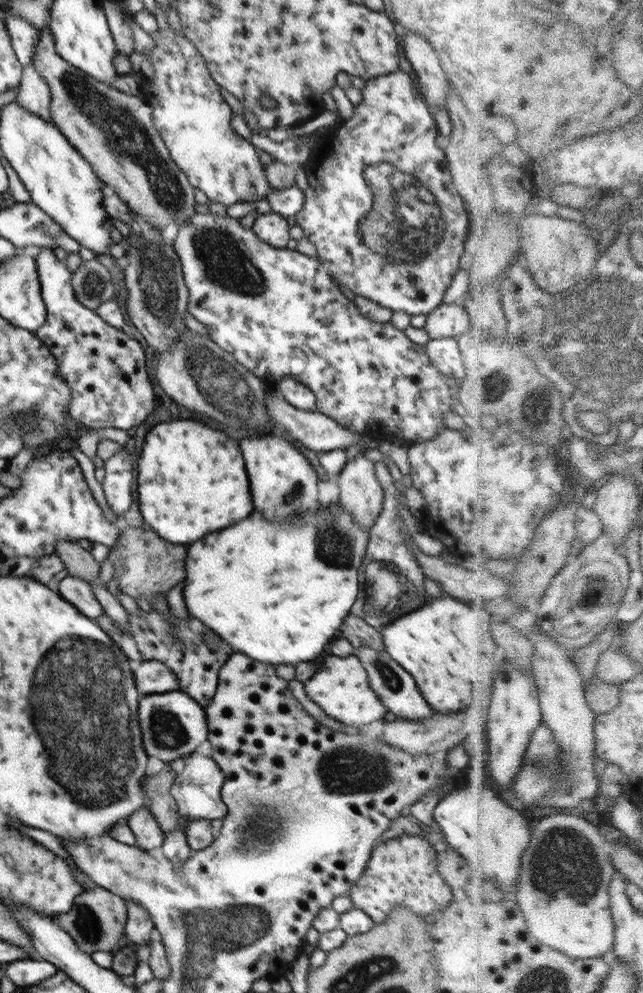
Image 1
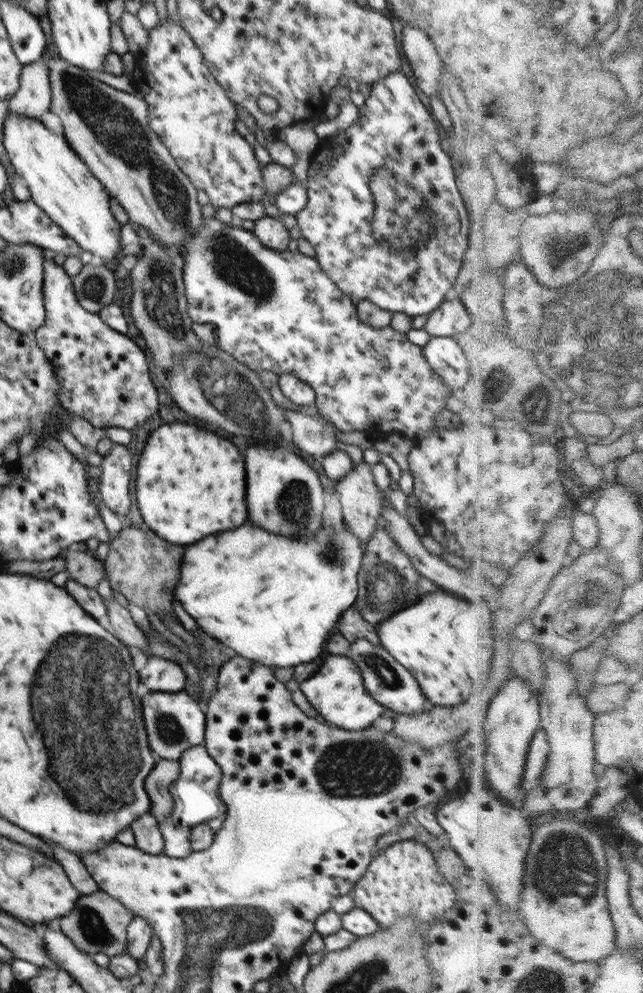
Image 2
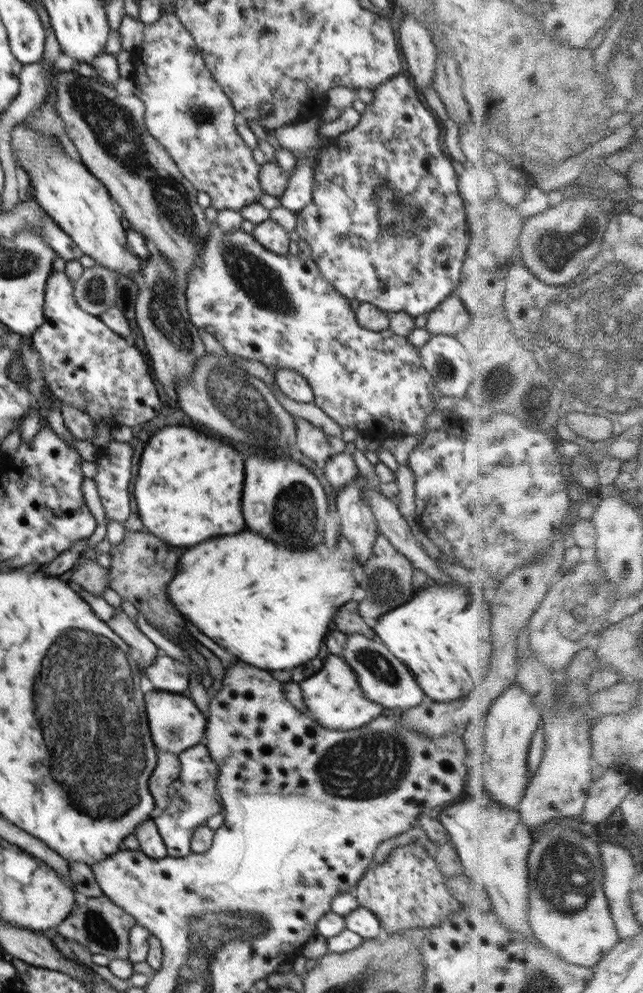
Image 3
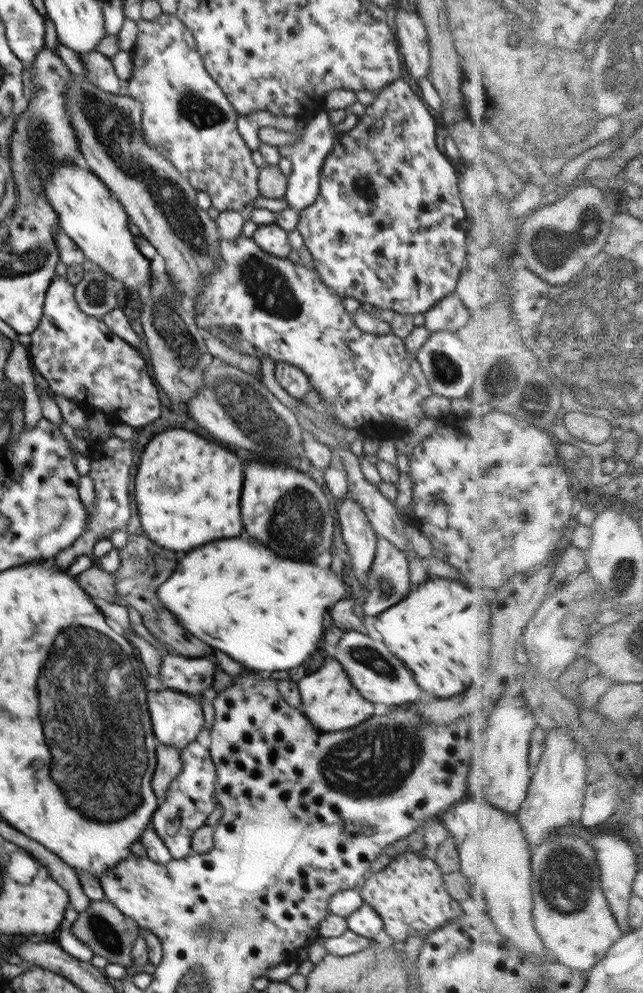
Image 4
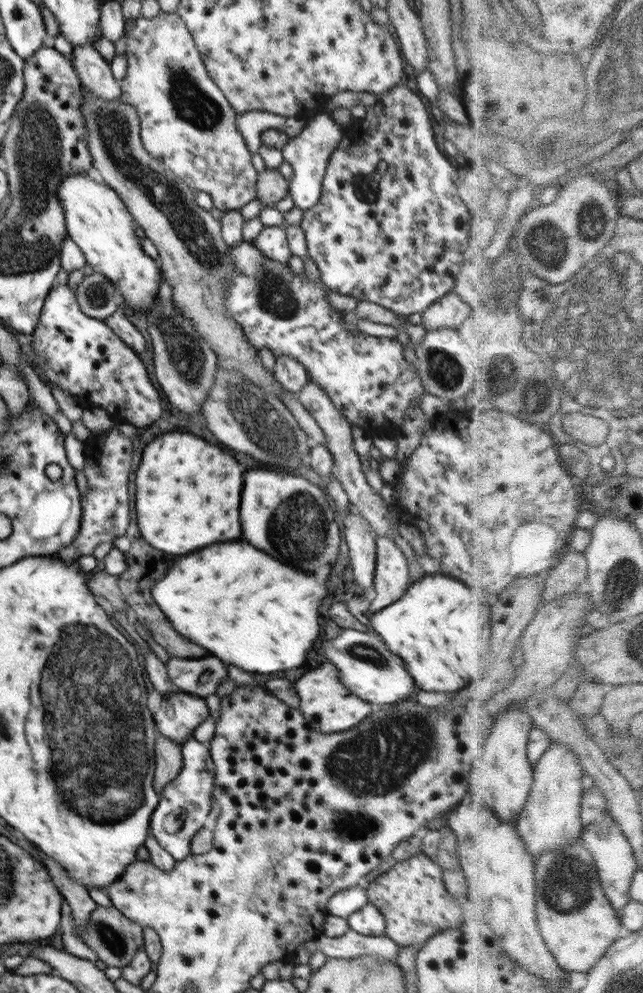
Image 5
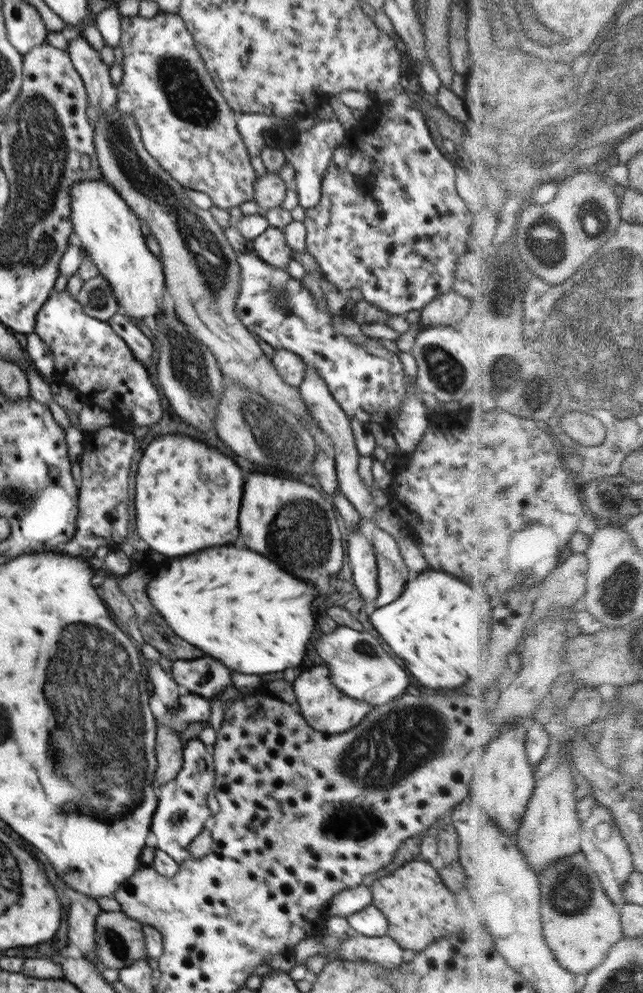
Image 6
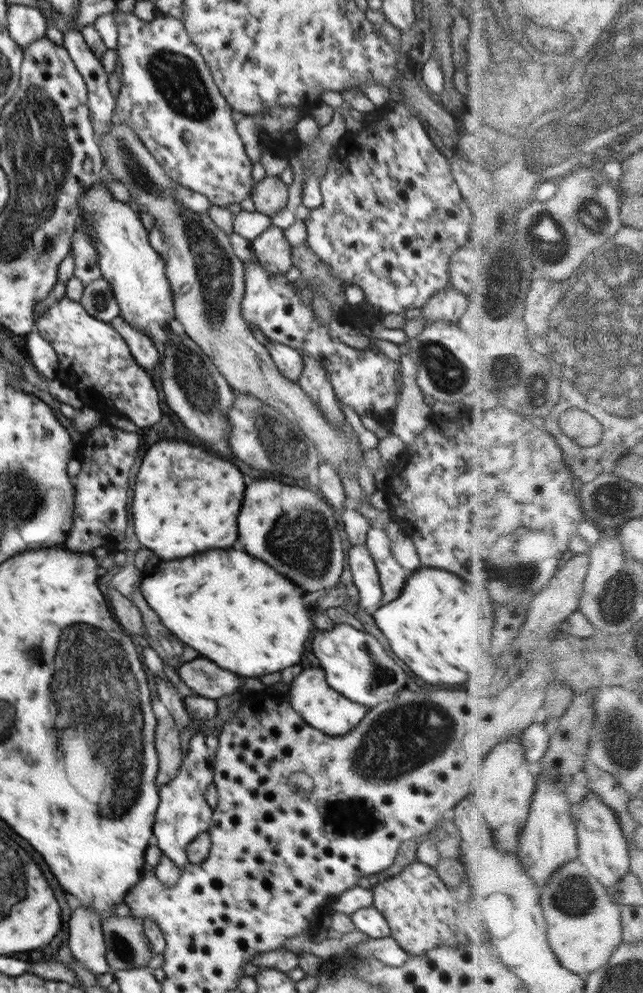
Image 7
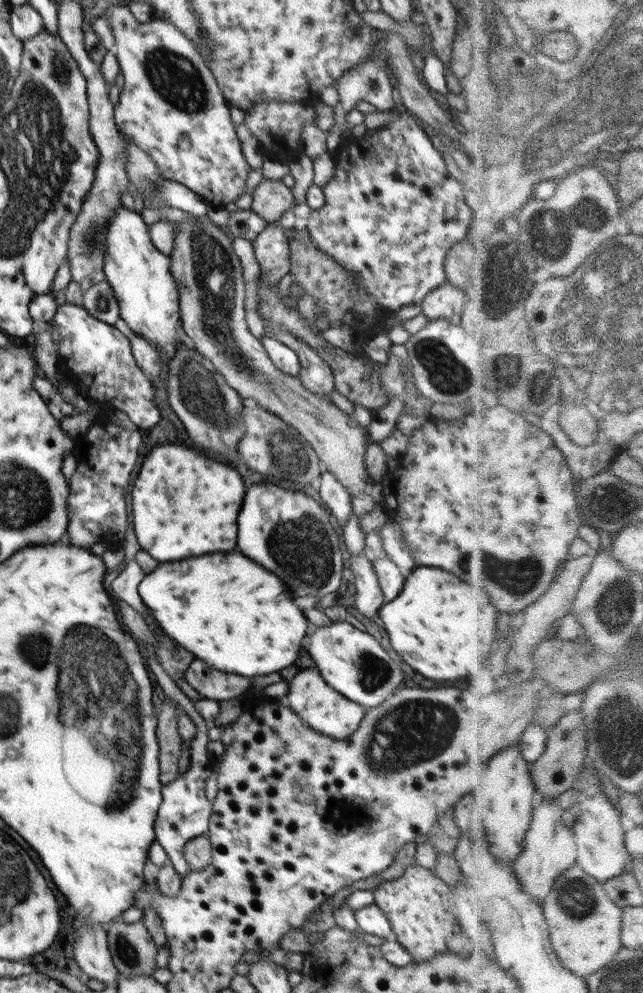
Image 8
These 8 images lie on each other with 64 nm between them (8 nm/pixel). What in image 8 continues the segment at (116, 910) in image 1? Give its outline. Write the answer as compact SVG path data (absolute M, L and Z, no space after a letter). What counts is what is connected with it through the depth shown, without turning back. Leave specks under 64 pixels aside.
M120 918L110 922L106 929L107 948L118 973L122 973L122 975L152 975L155 972L158 968L155 959L159 948L153 942L150 932L144 927L142 921L128 923Z

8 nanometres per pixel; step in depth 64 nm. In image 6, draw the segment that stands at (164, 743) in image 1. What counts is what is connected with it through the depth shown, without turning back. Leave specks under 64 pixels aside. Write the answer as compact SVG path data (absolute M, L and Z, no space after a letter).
M188 693L178 697L176 711L168 709L162 718L161 724L168 726L174 734L179 736L180 732L184 732L188 724L196 722L199 725L208 722L210 715L211 706L209 700L203 696Z

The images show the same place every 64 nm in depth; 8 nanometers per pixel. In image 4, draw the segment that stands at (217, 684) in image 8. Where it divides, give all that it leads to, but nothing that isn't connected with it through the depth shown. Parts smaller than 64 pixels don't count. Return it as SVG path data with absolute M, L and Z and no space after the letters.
M164 654L160 661L159 681L161 689L198 696L212 687L215 672L216 660L213 656L190 658Z

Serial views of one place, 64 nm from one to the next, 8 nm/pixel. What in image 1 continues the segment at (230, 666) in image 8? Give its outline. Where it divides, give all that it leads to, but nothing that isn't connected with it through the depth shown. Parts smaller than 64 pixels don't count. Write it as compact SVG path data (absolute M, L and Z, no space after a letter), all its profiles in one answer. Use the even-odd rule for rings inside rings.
M340 502L331 507L322 505L314 513L294 515L284 523L268 522L262 514L250 514L242 522L190 544L182 592L185 606L236 653L273 665L314 660L326 644L336 638L358 598L360 586L356 574L365 558L369 539L369 530L360 528ZM320 552L330 556L332 562L322 558Z

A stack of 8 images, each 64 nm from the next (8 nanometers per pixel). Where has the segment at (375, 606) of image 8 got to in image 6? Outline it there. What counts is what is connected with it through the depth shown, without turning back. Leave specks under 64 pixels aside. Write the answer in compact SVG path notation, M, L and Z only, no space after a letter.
M360 529L352 530L350 536L348 536L348 558L350 559L350 566L352 566L354 584L358 588L363 600L365 600L366 604L369 604L370 607L372 602L374 602L380 594L380 592L378 592L377 560L374 556L372 542L364 536L364 532Z

